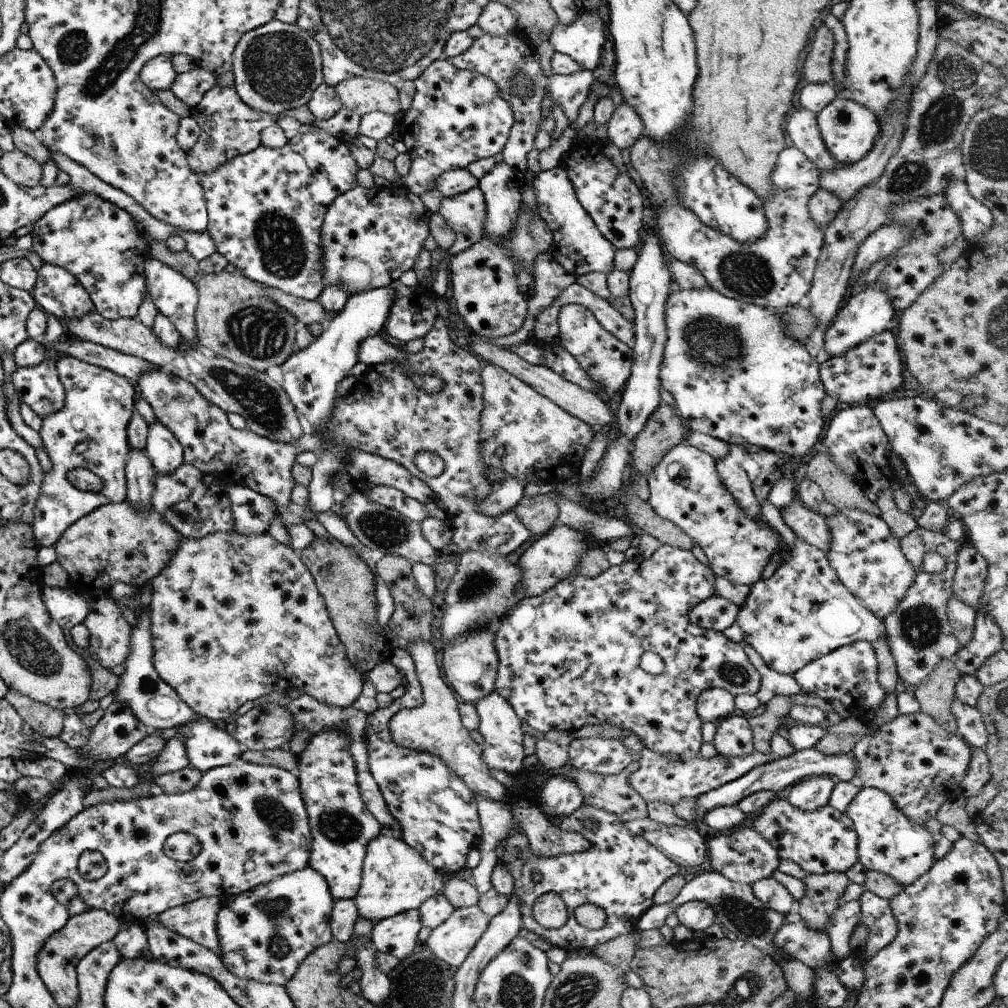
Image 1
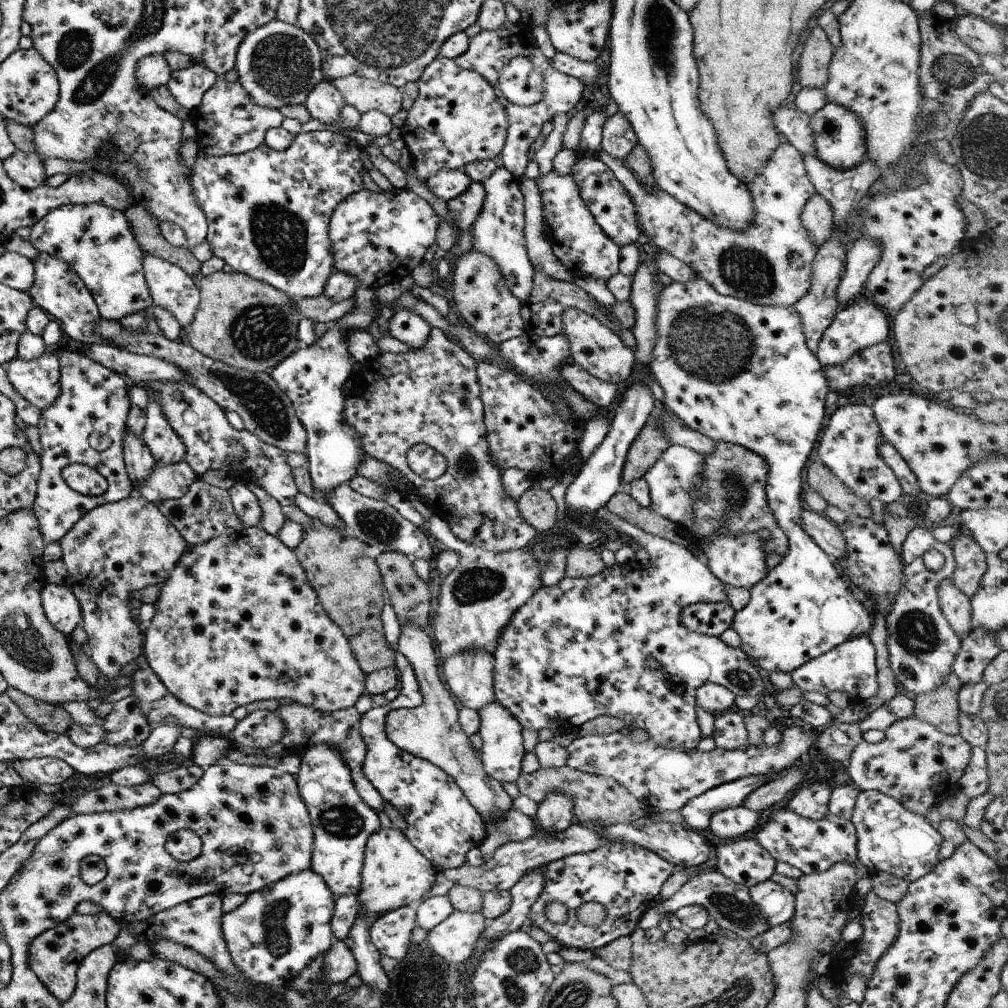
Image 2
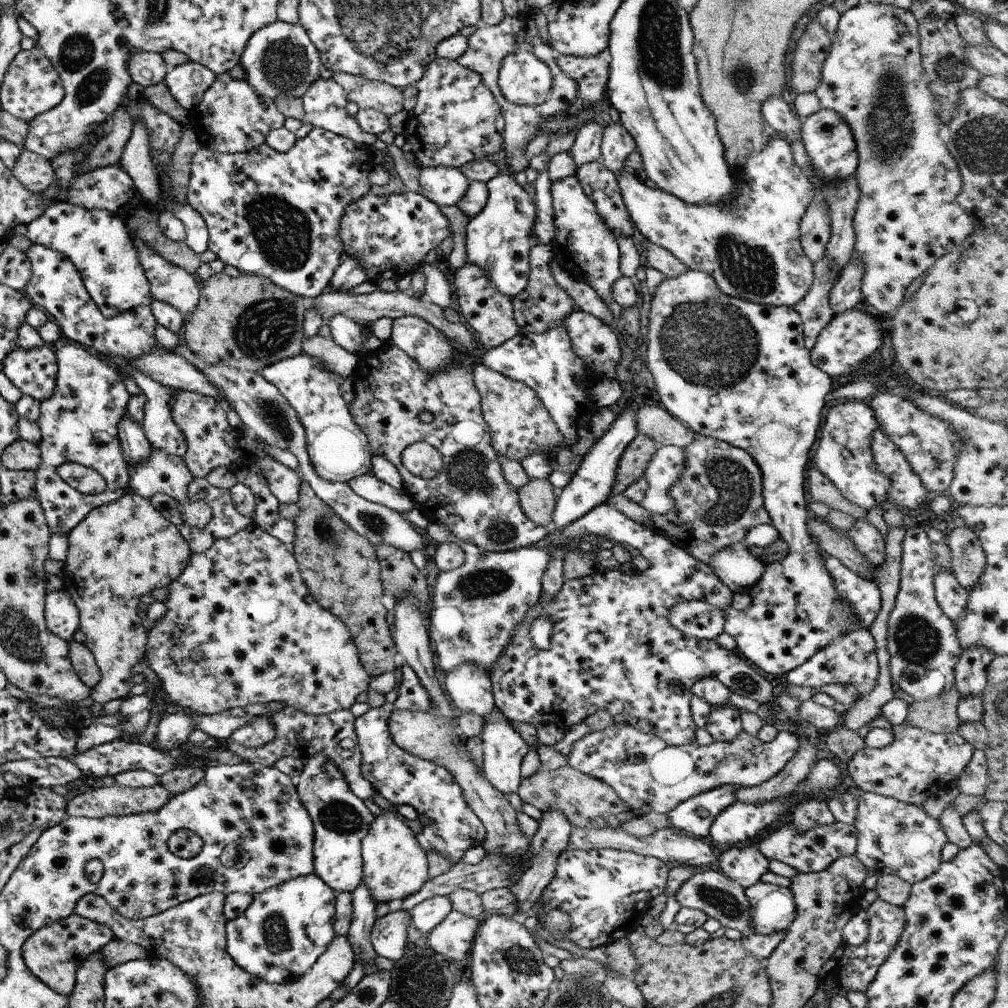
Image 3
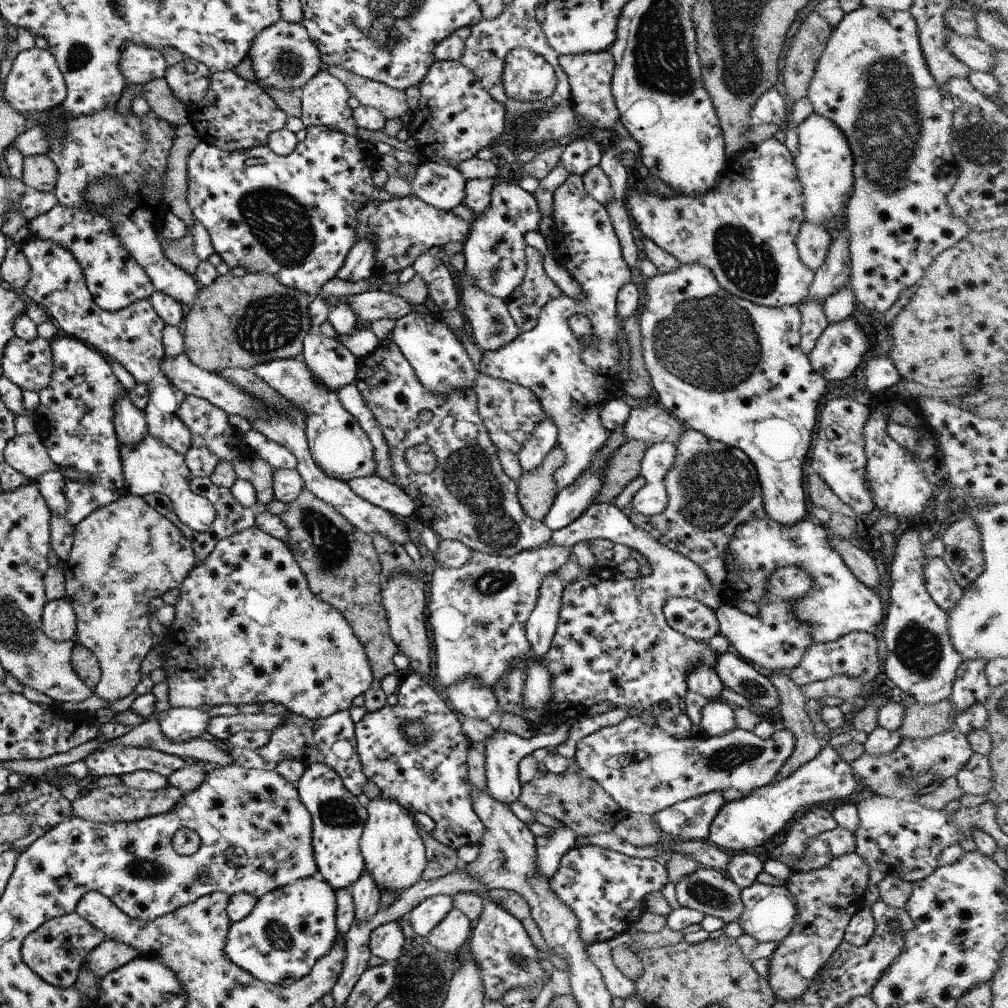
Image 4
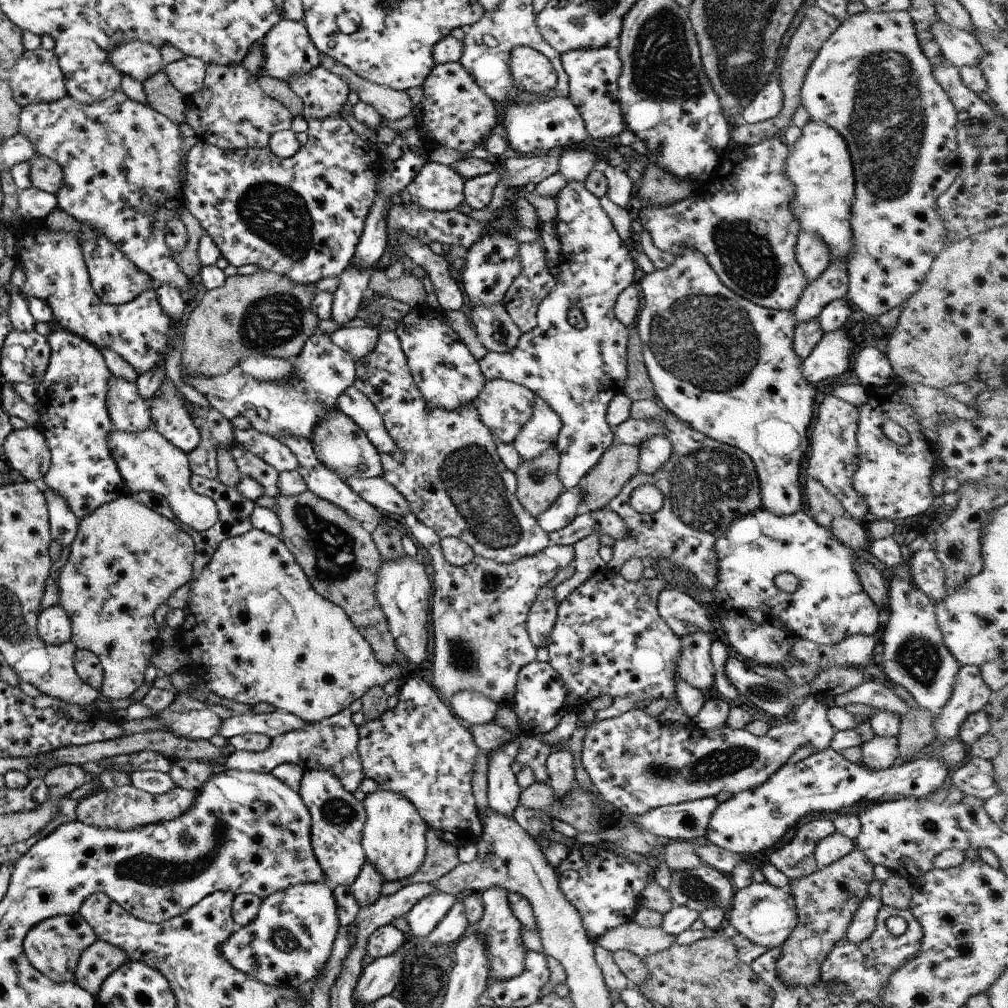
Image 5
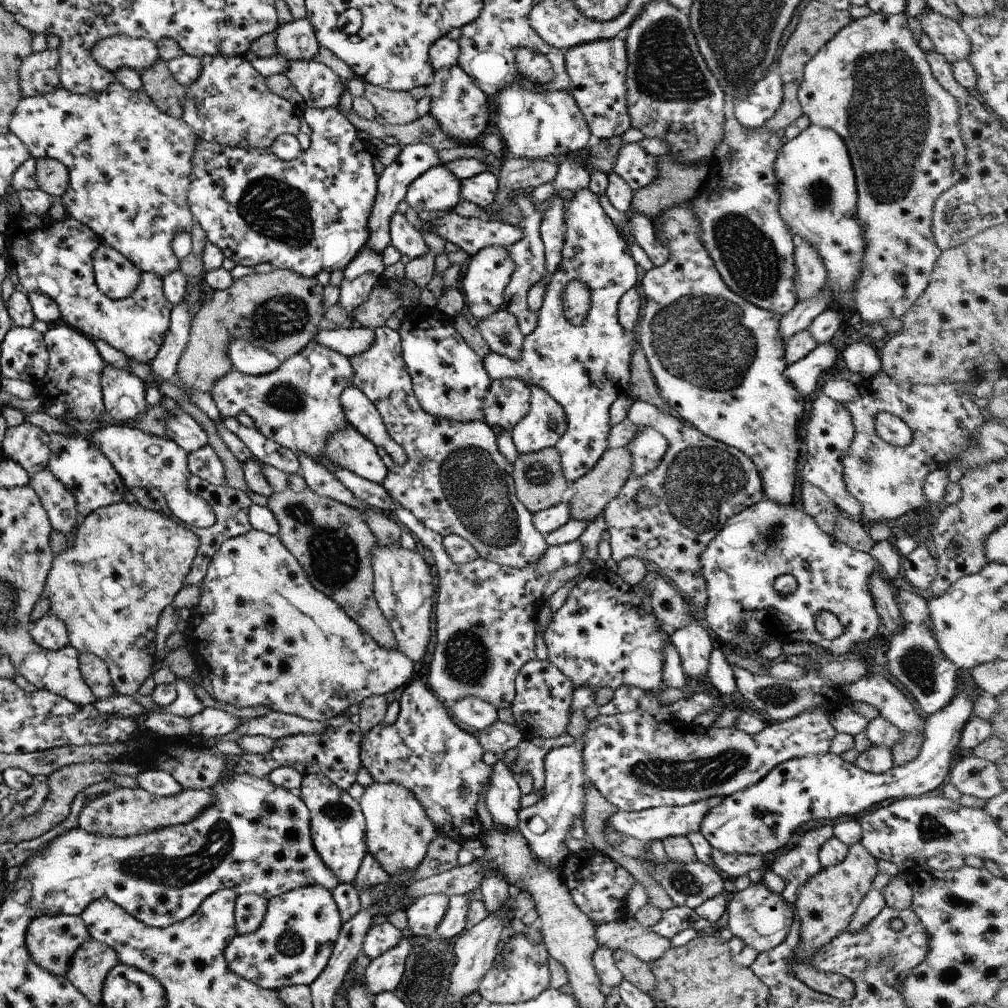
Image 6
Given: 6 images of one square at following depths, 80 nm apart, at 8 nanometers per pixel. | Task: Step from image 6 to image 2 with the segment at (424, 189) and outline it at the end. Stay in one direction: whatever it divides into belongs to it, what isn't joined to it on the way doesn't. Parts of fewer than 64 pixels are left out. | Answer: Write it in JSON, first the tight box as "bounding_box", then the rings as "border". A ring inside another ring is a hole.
{"bounding_box":[423,169,471,202],"border":[[[441,169],[423,183],[437,198],[445,202],[459,196],[471,184],[462,169]]]}

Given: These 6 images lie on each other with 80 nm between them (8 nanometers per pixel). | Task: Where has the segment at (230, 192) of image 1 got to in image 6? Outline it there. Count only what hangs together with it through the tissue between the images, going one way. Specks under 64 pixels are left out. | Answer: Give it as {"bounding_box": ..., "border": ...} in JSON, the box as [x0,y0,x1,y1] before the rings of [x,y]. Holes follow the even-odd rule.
{"bounding_box":[187,106,377,278],"border":[[[306,106],[301,112],[303,121],[309,126],[309,148],[303,151],[297,158],[289,161],[281,161],[269,150],[243,149],[238,147],[220,146],[215,142],[197,141],[197,146],[193,150],[193,170],[189,174],[189,192],[187,202],[189,210],[193,214],[193,219],[203,230],[207,241],[212,246],[217,246],[221,250],[221,255],[233,262],[235,265],[254,267],[257,264],[271,264],[273,269],[293,270],[293,273],[305,278],[314,278],[319,272],[331,273],[333,270],[344,270],[345,266],[355,259],[361,251],[364,242],[369,240],[369,214],[375,202],[377,194],[377,178],[373,172],[372,159],[375,155],[373,147],[368,141],[357,138],[357,130],[343,117],[338,110],[333,108],[312,108]]]}

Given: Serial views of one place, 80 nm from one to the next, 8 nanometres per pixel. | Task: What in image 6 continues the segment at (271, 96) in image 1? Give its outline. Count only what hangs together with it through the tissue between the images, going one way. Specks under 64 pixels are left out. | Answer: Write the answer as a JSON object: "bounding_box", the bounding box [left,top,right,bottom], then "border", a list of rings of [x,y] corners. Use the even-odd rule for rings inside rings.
{"bounding_box":[275,18,317,62],"border":[[[307,18],[293,19],[275,30],[276,54],[285,60],[309,62],[317,54],[315,30]]]}

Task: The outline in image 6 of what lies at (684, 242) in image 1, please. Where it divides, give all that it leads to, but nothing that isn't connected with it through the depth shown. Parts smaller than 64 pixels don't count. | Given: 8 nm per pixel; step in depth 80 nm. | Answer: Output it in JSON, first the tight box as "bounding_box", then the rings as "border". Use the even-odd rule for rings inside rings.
{"bounding_box":[692,118,796,315],"border":[[[734,118],[724,120],[721,142],[707,161],[708,170],[692,199],[703,248],[731,292],[757,308],[783,315],[796,304],[793,294],[792,236],[777,212],[773,160],[782,143],[765,126],[747,129]]]}

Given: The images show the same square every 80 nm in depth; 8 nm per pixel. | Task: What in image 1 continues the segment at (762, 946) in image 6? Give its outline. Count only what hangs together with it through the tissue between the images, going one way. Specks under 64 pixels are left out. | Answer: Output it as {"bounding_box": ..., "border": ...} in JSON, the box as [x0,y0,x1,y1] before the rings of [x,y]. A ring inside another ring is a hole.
{"bounding_box":[750,875,795,916],"border":[[[771,875],[752,882],[750,887],[752,893],[770,909],[780,912],[784,916],[794,909],[795,903],[787,889]]]}

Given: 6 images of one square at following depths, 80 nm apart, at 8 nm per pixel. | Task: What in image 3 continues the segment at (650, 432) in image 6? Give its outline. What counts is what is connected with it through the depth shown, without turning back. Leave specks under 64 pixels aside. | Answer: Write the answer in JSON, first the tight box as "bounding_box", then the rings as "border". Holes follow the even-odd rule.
{"bounding_box":[640,445,684,515],"border":[[[663,445],[652,454],[645,470],[646,492],[640,505],[652,515],[661,515],[674,510],[670,498],[670,486],[682,475],[684,450],[675,445]]]}

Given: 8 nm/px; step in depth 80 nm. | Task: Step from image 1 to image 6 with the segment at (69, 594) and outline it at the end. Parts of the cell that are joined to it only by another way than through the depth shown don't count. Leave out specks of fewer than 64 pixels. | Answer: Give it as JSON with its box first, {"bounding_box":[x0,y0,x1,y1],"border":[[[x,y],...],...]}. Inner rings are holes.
{"bounding_box":[29,613,68,650],"border":[[[49,613],[31,624],[29,638],[39,648],[47,650],[59,650],[68,645],[65,624],[61,624],[61,620],[57,620],[53,614]]]}

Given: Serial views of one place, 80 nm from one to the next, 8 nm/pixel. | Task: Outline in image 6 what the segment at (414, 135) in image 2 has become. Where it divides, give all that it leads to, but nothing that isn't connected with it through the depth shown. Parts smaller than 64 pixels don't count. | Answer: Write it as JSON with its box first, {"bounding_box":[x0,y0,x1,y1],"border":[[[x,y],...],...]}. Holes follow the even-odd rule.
{"bounding_box":[426,65,488,144],"border":[[[457,65],[441,68],[431,77],[431,82],[426,85],[429,96],[429,113],[437,122],[439,130],[451,140],[461,144],[477,143],[477,136],[488,126],[488,101],[485,94],[477,88],[474,81],[469,78]]]}

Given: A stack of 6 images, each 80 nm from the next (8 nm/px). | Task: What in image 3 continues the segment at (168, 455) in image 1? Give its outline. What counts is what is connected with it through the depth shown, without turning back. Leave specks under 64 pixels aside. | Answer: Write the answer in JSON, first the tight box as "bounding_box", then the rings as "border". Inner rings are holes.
{"bounding_box":[128,371,186,458],"border":[[[133,371],[128,376],[134,380],[146,398],[140,425],[150,448],[182,458],[186,449],[185,439],[170,417],[173,390],[139,371]]]}

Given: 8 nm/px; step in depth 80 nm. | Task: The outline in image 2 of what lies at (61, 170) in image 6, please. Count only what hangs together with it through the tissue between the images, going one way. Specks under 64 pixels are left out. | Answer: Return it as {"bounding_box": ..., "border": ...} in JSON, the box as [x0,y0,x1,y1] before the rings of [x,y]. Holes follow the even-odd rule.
{"bounding_box":[1,150,46,190],"border":[[[20,150],[1,160],[5,174],[8,174],[14,183],[27,190],[45,184],[46,176],[42,161],[37,154],[24,153]]]}

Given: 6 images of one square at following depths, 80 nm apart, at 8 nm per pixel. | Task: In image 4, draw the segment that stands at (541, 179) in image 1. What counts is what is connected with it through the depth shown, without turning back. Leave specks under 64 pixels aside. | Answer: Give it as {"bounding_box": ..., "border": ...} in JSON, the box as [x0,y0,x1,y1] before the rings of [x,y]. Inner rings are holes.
{"bounding_box":[477,175,630,491],"border":[[[569,175],[565,181],[552,192],[552,221],[555,223],[554,257],[567,270],[570,276],[587,293],[585,302],[575,302],[564,294],[550,300],[540,310],[537,322],[530,331],[519,332],[518,335],[501,348],[492,351],[482,351],[477,372],[493,378],[500,378],[510,383],[517,383],[529,389],[541,405],[544,413],[557,427],[556,444],[564,452],[564,463],[553,473],[553,480],[559,491],[580,476],[596,457],[596,452],[604,445],[610,432],[603,428],[599,420],[601,406],[609,398],[609,390],[620,386],[619,369],[617,368],[618,350],[615,336],[619,330],[616,312],[616,294],[621,286],[630,280],[629,268],[623,262],[619,240],[615,236],[607,211],[594,198],[591,198],[583,188],[579,175]],[[573,313],[583,313],[590,320],[592,336],[589,343],[580,343],[569,330],[567,318]]]}

